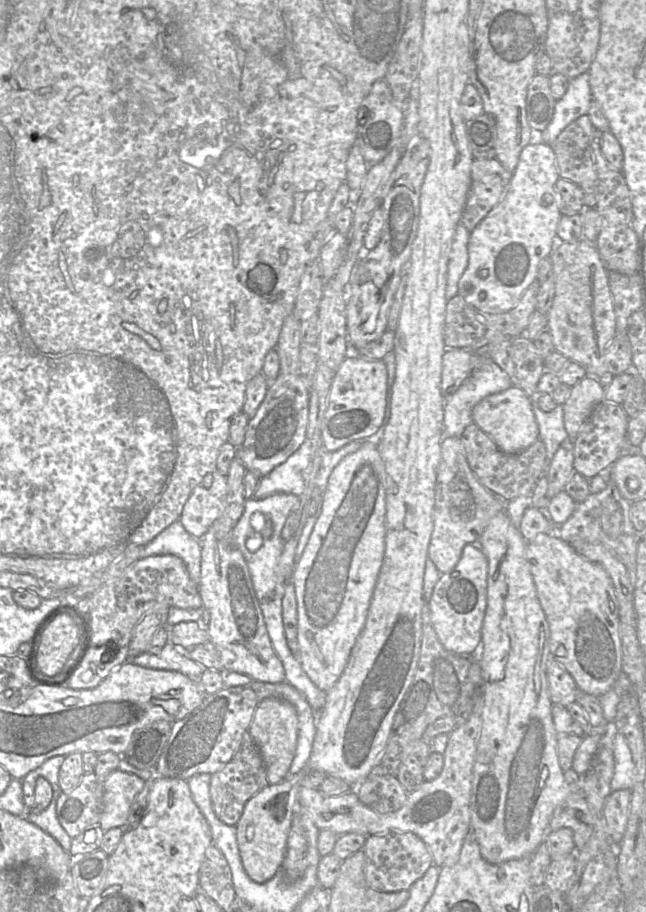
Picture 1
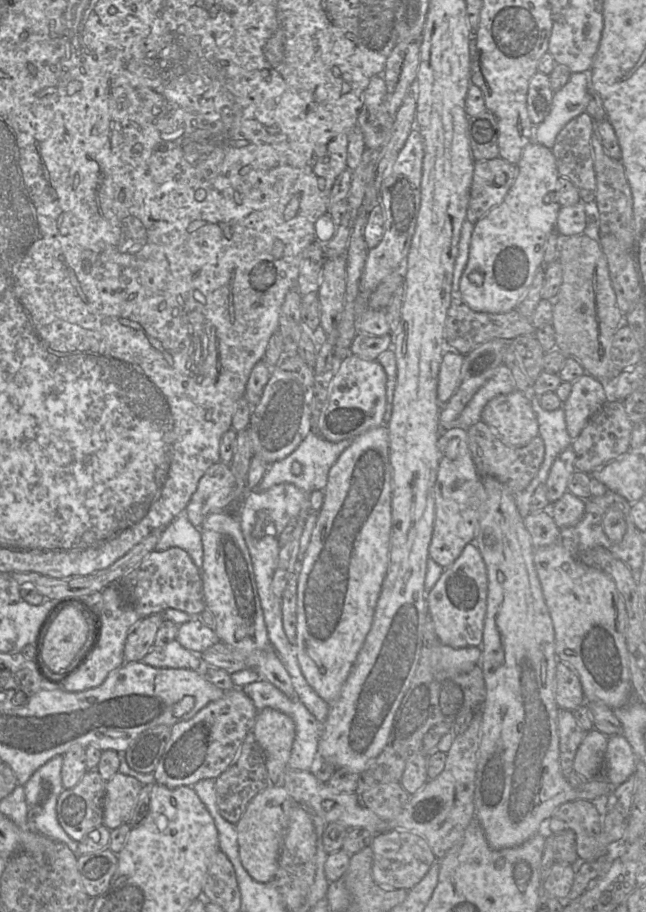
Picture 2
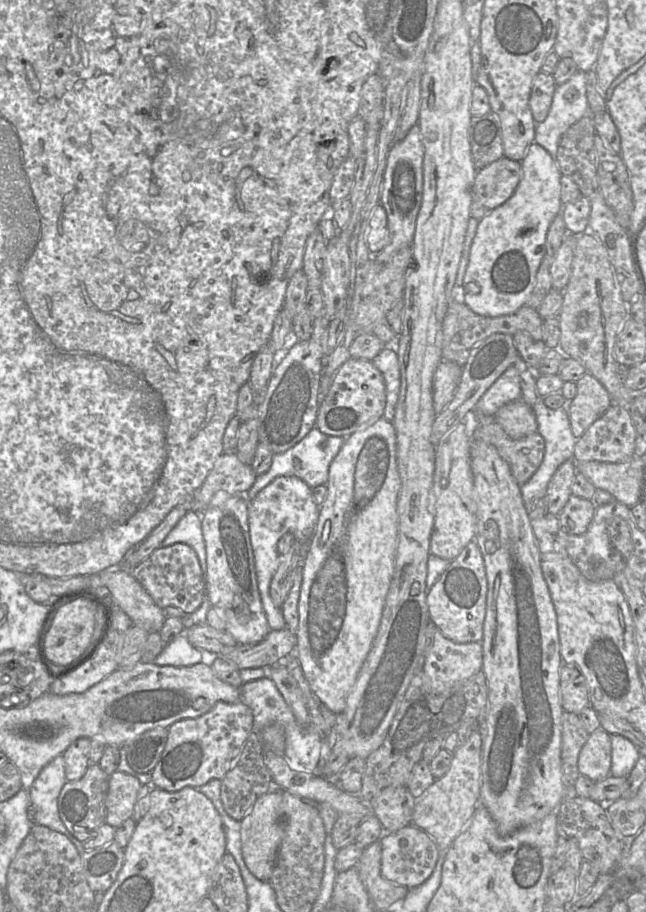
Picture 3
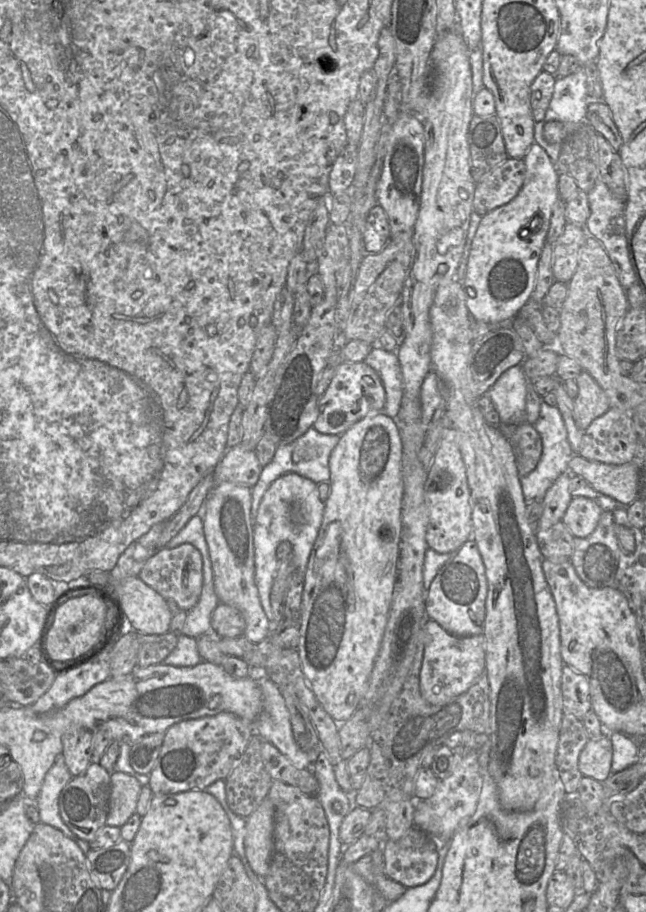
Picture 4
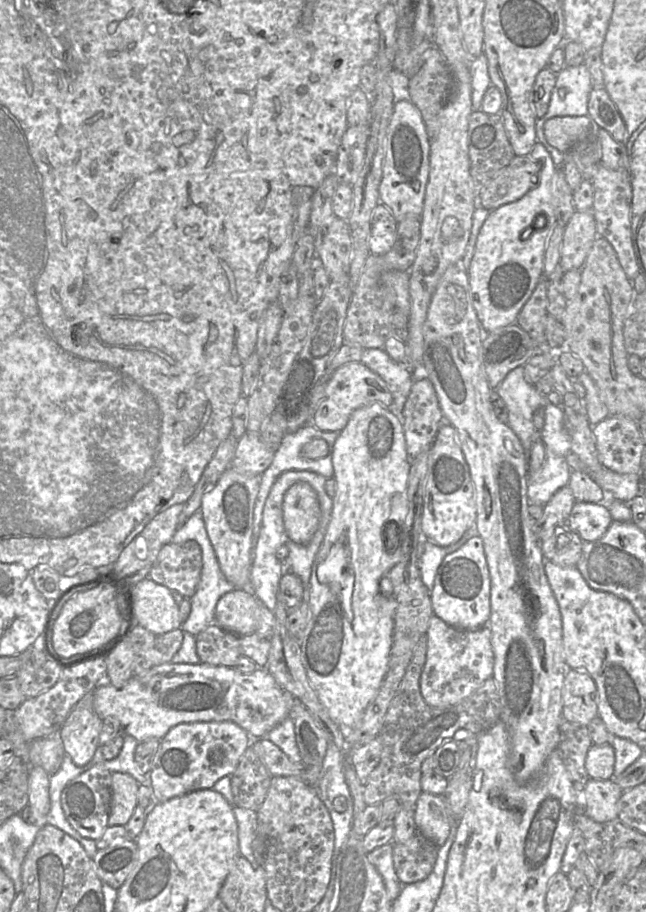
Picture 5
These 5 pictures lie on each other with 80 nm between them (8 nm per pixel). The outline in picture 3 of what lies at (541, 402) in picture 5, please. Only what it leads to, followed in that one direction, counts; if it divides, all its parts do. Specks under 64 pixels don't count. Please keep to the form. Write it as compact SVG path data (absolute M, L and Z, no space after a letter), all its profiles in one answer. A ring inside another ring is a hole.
M510 366L483 394L474 411L495 416L505 404L521 399L520 377L514 366Z

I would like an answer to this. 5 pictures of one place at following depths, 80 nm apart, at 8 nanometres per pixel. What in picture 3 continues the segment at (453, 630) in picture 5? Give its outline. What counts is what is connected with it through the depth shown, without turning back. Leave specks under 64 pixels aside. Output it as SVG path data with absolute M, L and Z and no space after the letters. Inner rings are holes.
M436 628L423 671L432 693L440 694L482 671L482 660L481 642L455 643Z

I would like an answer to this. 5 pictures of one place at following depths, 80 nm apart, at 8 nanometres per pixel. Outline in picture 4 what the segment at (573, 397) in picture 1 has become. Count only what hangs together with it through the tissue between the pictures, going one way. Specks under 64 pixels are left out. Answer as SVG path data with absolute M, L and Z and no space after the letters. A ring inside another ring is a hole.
M586 371L577 378L579 393L574 400L575 421L580 430L586 430L598 417L611 407L609 399L600 385Z

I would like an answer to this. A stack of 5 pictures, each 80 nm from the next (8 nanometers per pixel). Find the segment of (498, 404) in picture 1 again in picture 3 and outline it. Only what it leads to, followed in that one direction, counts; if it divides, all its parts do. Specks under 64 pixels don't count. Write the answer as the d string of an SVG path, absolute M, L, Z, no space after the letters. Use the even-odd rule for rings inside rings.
M522 399L505 404L494 417L512 439L518 440L537 432L537 420L533 409Z

